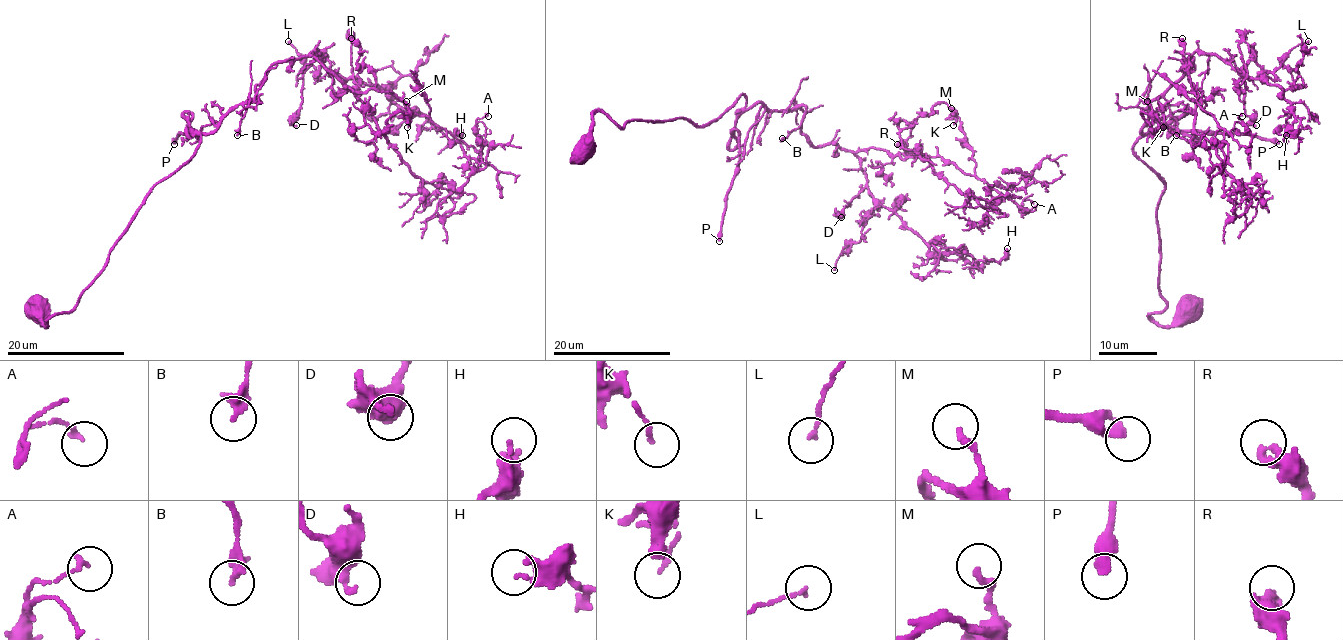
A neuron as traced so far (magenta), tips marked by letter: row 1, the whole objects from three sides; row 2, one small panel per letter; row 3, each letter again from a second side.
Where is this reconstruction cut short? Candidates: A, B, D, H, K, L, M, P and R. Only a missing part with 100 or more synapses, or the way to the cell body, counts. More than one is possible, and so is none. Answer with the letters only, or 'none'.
P

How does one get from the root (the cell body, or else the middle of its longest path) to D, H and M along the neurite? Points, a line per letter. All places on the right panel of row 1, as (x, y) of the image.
D: (1188, 313), (1150, 315), (1164, 183), (1134, 151), (1144, 102), (1214, 54), (1256, 125)
H: (1188, 313), (1150, 315), (1164, 183), (1134, 151), (1144, 102), (1214, 54), (1282, 91), (1286, 135)
M: (1188, 313), (1150, 315), (1164, 183), (1134, 145), (1189, 55), (1188, 142), (1153, 130), (1147, 101)

